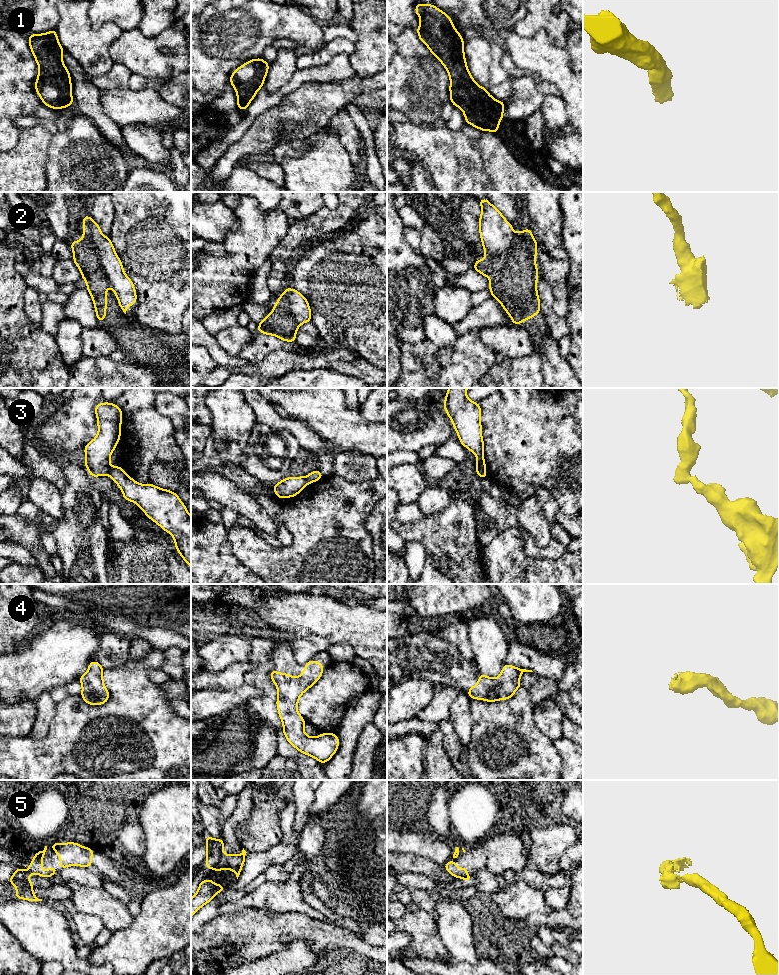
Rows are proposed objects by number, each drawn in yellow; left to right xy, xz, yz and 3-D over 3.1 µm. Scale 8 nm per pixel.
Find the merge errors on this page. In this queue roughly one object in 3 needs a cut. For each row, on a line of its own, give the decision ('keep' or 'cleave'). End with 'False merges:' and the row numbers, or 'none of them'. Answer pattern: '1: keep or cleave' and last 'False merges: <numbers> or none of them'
1: keep
2: keep
3: cleave
4: keep
5: cleave
False merges: 3, 5

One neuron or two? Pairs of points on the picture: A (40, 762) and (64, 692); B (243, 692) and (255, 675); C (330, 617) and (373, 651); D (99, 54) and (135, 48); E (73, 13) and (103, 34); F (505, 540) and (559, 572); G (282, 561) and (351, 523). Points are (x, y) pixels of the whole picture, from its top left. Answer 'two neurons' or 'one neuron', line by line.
A: two neurons
B: two neurons
C: one neuron
D: two neurons
E: one neuron
F: one neuron
G: one neuron

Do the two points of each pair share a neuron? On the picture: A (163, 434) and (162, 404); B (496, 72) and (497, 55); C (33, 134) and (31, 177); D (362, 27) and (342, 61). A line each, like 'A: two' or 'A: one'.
A: two
B: one
C: one
D: two

